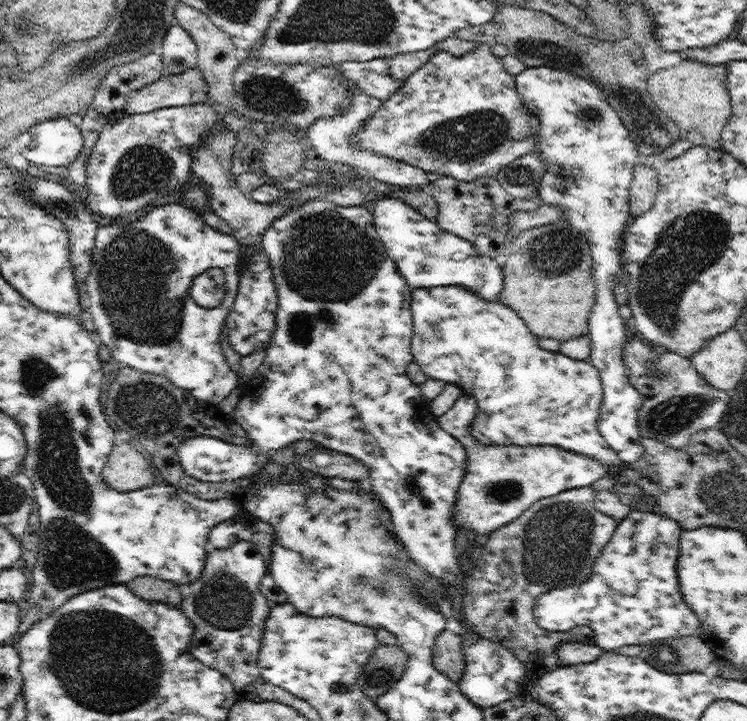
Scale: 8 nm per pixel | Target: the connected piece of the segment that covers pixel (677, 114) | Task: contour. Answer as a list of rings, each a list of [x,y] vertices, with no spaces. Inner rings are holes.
[[[681,60],[681,63],[667,69],[659,69],[650,74],[647,80],[647,91],[656,106],[668,118],[672,119],[680,128],[680,139],[689,140],[693,146],[709,146],[720,148],[721,132],[731,115],[731,100],[727,89],[727,64],[713,65],[693,61]]]

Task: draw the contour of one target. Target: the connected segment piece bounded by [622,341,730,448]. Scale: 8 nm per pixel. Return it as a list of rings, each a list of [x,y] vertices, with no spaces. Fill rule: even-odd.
[[[641,341],[626,345],[622,355],[631,383],[643,396],[638,417],[639,433],[642,437],[661,440],[672,448],[688,444],[695,432],[719,427],[730,402],[730,392],[713,387],[700,376],[691,360],[680,355],[670,350],[657,353]],[[652,359],[656,362],[656,375],[648,371]]]

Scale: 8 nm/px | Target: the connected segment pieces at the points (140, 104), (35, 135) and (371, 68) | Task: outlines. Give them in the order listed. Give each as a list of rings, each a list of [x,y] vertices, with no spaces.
[[[192,67],[131,91],[127,98],[127,112],[140,114],[168,106],[202,103],[207,100],[208,92],[209,85],[203,72]]]
[[[69,117],[35,124],[16,137],[20,152],[30,162],[44,166],[69,166],[83,150],[80,127]]]
[[[387,58],[343,62],[339,64],[339,69],[357,86],[357,90],[381,100],[382,103],[396,94],[403,83],[390,74]]]

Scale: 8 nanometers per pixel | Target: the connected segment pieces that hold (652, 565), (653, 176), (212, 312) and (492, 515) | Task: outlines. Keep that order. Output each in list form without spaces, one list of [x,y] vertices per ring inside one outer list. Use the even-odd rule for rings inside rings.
[[[632,510],[617,524],[612,538],[604,545],[594,561],[592,574],[582,584],[552,589],[536,600],[534,614],[540,628],[550,632],[566,632],[576,626],[589,628],[595,643],[604,651],[620,646],[645,645],[653,640],[678,638],[686,635],[699,636],[700,621],[684,604],[678,590],[677,560],[679,540],[683,528],[669,516],[652,511]]]
[[[638,163],[633,168],[633,181],[629,188],[629,212],[633,217],[644,214],[652,208],[659,184],[656,170],[649,165]]]
[[[167,200],[160,205],[152,207],[148,212],[145,212],[145,215],[140,217],[140,220],[132,221],[130,224],[122,224],[120,222],[120,224],[108,224],[106,226],[106,223],[101,223],[95,236],[94,251],[92,252],[92,269],[90,269],[88,278],[86,278],[85,298],[83,302],[86,303],[86,307],[88,307],[90,314],[93,316],[95,332],[99,334],[101,342],[111,350],[114,360],[119,364],[128,365],[128,367],[132,367],[136,371],[164,375],[170,379],[170,382],[174,386],[189,392],[196,400],[202,400],[202,402],[209,402],[210,404],[219,406],[239,385],[238,375],[230,369],[224,357],[224,352],[220,345],[220,336],[222,335],[225,318],[230,314],[236,295],[238,295],[240,276],[238,263],[240,263],[241,252],[240,243],[236,241],[236,237],[233,234],[222,234],[222,232],[214,230],[214,228],[205,224],[202,214],[199,211],[194,211],[175,200]],[[209,268],[221,268],[223,272],[224,299],[222,304],[219,304],[216,308],[204,308],[196,304],[195,300],[190,297],[190,288],[192,287],[194,278],[206,272]]]
[[[464,393],[448,412],[438,418],[439,425],[456,440],[459,440],[467,452],[466,476],[464,476],[458,495],[456,495],[457,503],[453,512],[453,521],[457,526],[457,530],[462,527],[464,530],[477,532],[485,538],[497,528],[518,518],[529,506],[532,506],[538,500],[558,496],[560,492],[571,488],[590,486],[607,474],[607,466],[603,462],[598,462],[597,458],[578,454],[558,446],[549,446],[549,444],[538,446],[483,445],[475,436],[471,435],[471,424],[475,416],[477,416],[476,399]]]

